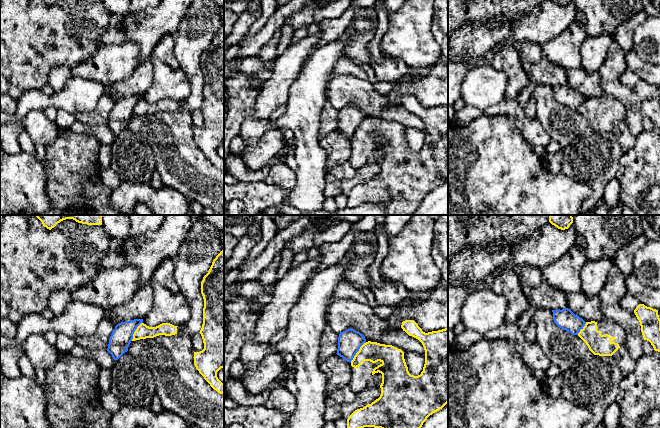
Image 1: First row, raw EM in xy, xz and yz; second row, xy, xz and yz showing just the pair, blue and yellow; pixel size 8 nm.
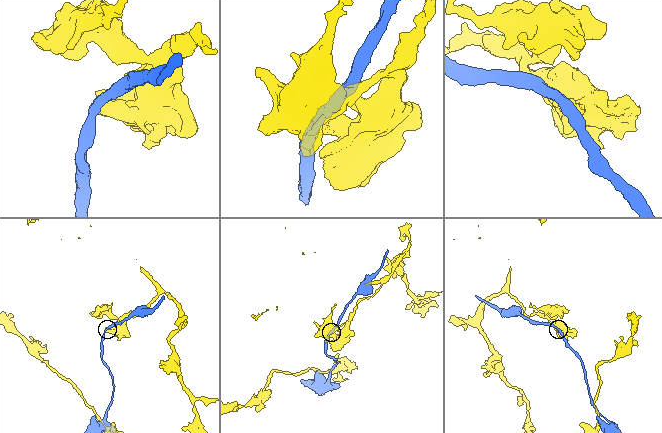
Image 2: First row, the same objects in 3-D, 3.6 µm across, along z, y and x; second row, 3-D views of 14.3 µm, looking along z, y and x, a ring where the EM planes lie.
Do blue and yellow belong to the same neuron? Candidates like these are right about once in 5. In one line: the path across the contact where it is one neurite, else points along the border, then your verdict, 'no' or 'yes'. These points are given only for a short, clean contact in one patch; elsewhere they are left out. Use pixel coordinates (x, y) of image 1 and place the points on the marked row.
along xz (366, 342), (350, 361) | no

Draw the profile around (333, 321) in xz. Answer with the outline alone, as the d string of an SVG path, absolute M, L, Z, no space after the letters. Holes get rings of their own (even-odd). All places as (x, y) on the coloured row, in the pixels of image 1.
M342 299L332 302L329 306L327 326L338 335L352 328L360 332L366 342L392 345L403 352L425 353L418 339L409 336L401 327L390 329L386 320L379 317L369 304L355 300Z

